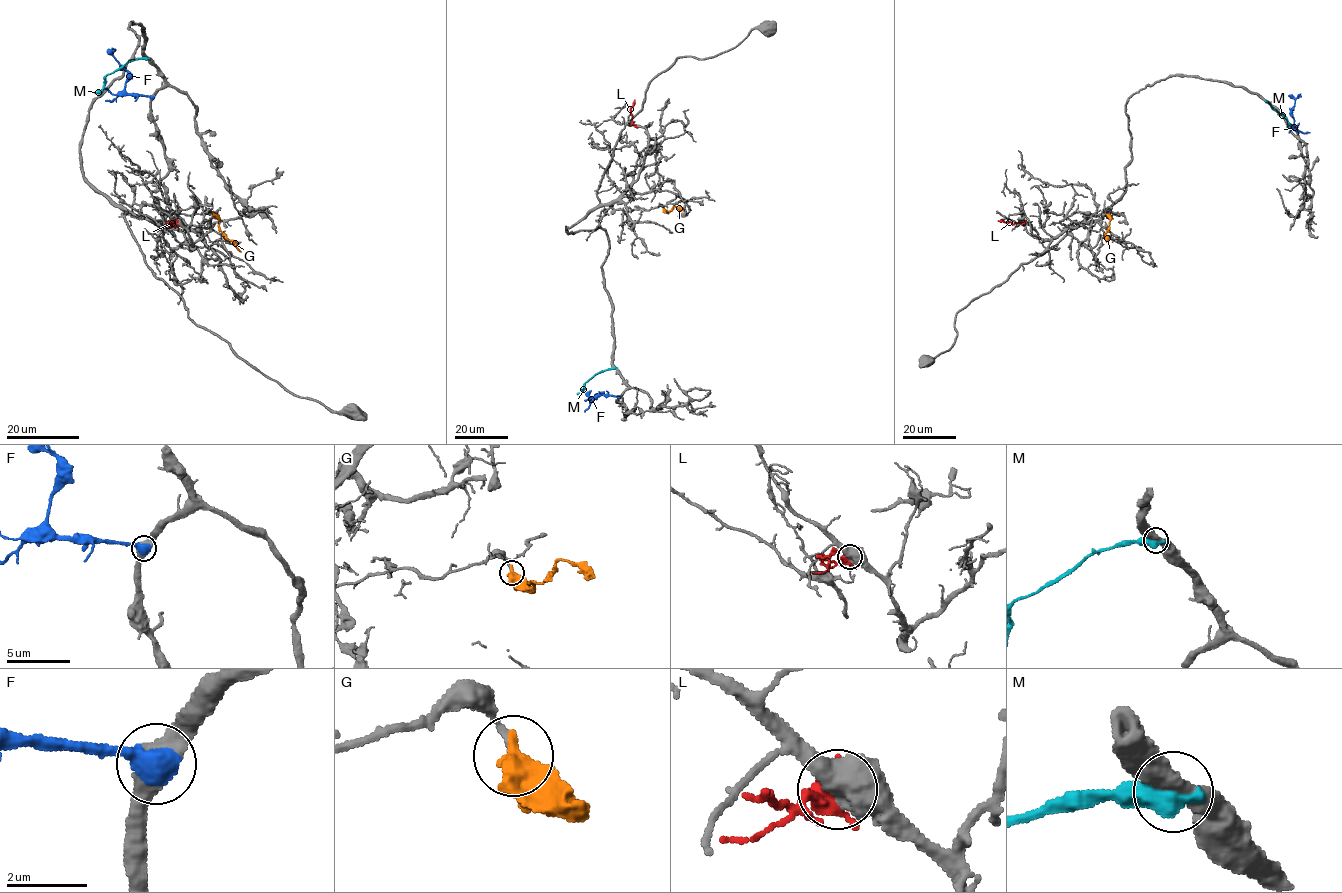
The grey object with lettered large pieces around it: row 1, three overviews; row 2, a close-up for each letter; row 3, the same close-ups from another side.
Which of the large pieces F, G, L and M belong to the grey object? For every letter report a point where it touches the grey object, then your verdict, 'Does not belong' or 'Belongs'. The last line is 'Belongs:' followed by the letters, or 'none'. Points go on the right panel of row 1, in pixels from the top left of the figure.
F: Touches grey at (1296, 130). Belongs
G: Touches grey at (1107, 214). Does not belong
L: Touches grey at (1025, 222). Does not belong
M: Touches grey at (1266, 101). Does not belong
Belongs: F

